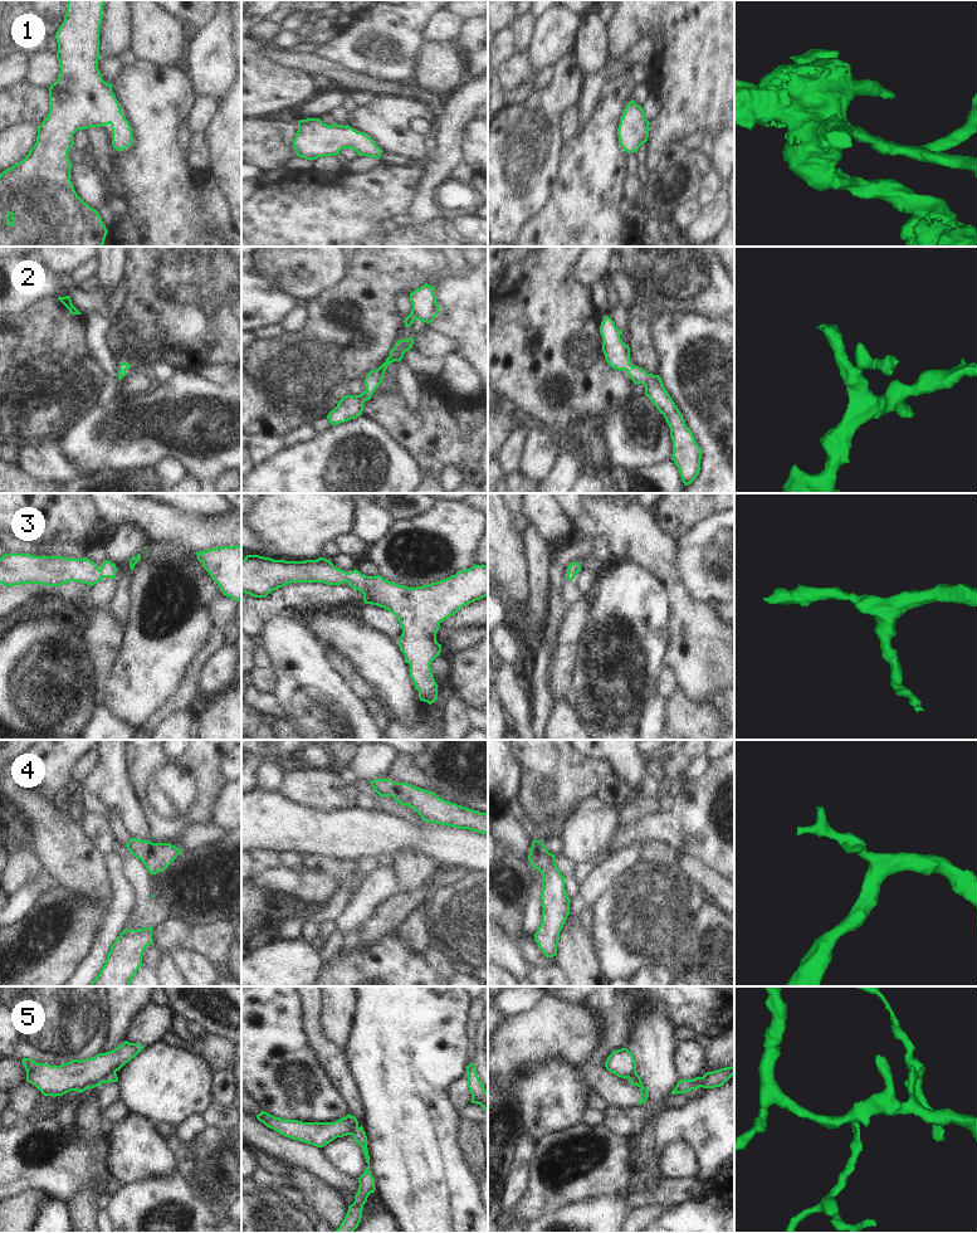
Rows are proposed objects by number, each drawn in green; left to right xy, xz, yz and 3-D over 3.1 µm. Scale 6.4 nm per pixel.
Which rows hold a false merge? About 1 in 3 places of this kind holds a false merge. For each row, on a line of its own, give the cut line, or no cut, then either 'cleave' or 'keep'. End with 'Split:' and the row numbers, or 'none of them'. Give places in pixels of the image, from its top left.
1: no cut | keep
2: no cut | keep
3: no cut | keep
4: no cut | keep
5: xy (115, 1072), (106, 1076), (102, 1082) | cleave
Split: 5

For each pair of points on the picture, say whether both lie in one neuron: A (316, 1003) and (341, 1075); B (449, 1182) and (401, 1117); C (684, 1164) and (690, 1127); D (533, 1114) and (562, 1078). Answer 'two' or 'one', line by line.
A: one
B: one
C: two
D: one

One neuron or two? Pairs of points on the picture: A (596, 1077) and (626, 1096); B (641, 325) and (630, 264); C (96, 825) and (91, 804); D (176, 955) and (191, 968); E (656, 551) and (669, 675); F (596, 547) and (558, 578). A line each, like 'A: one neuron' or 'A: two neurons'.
A: one neuron
B: two neurons
C: two neurons
D: one neuron
E: two neurons
F: one neuron

